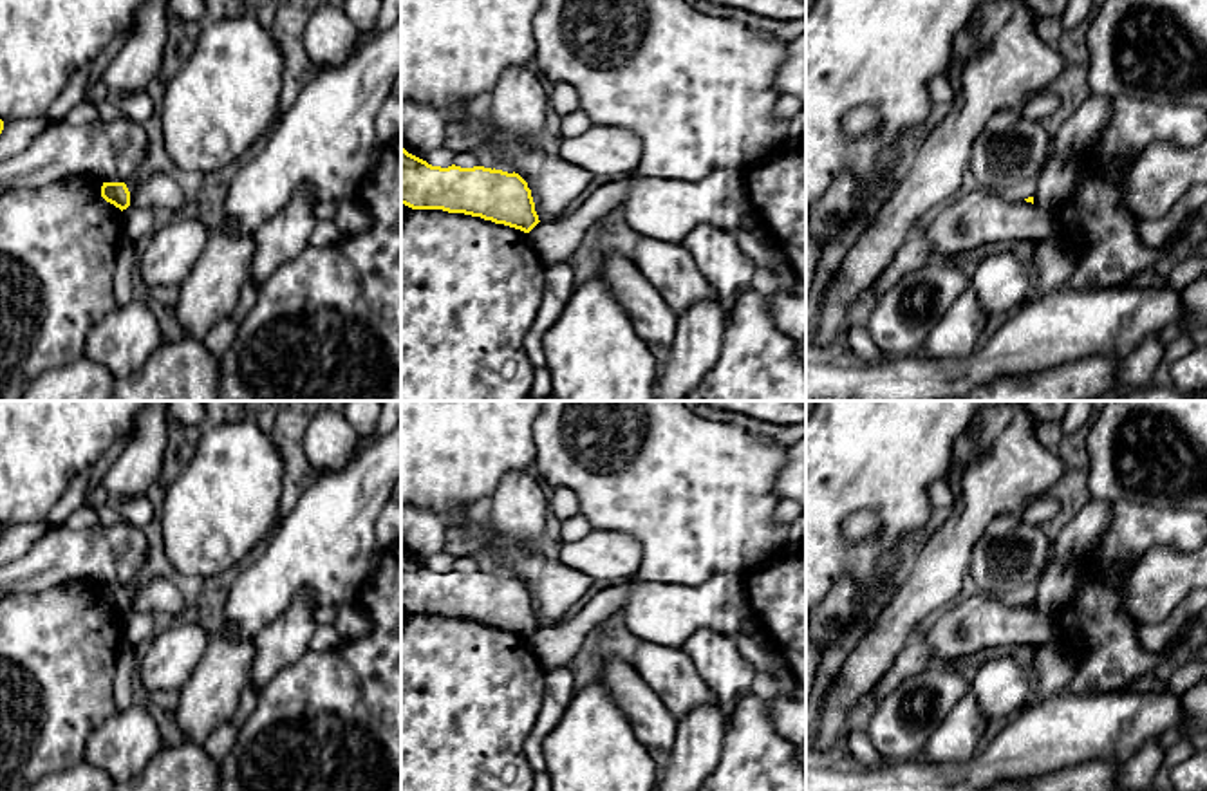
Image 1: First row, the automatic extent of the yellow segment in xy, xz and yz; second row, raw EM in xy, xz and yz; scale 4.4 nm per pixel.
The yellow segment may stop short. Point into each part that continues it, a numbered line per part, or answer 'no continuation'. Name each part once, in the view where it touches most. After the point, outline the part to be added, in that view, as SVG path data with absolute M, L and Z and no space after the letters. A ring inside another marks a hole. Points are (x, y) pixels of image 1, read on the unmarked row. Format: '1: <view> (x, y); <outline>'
no continuation

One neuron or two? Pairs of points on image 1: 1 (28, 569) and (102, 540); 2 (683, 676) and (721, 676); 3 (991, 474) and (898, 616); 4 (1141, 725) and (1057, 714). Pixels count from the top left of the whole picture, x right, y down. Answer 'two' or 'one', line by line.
1: one
2: two
3: one
4: one

